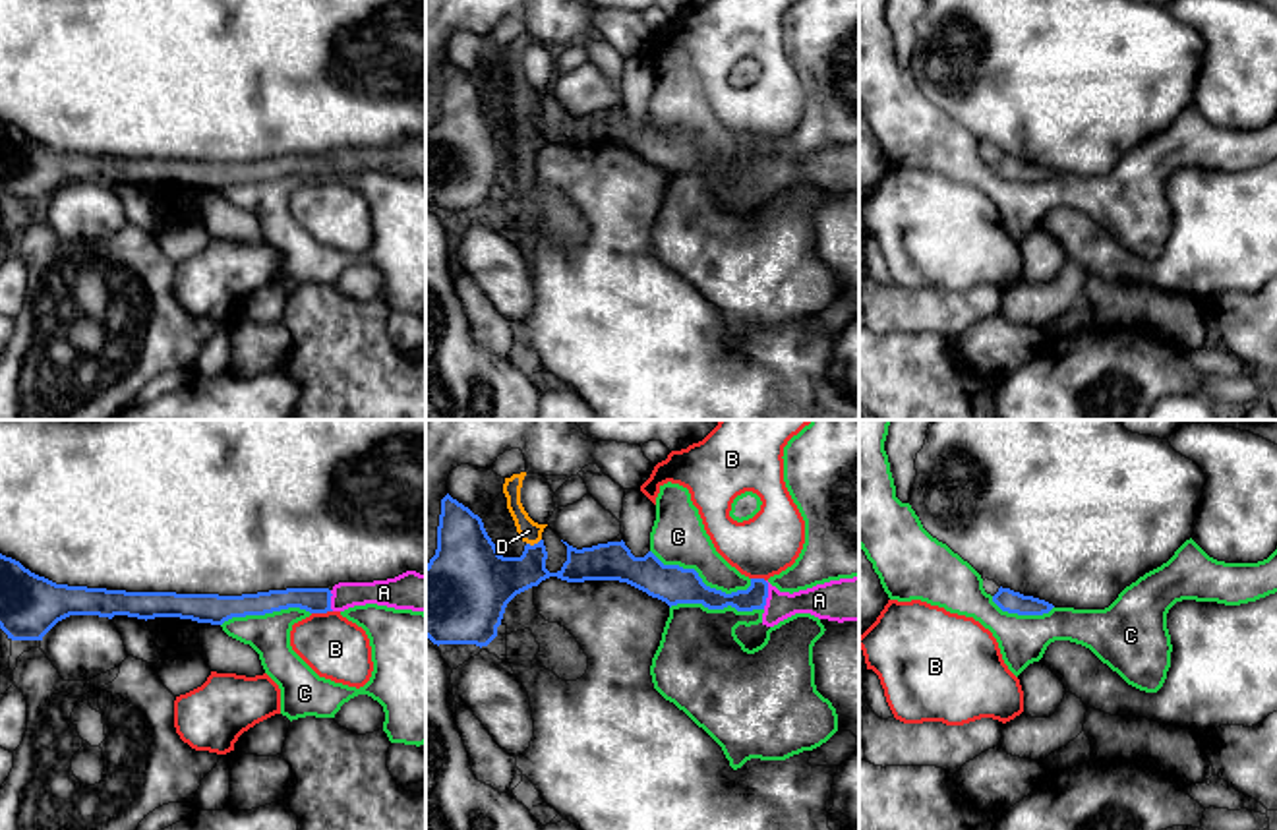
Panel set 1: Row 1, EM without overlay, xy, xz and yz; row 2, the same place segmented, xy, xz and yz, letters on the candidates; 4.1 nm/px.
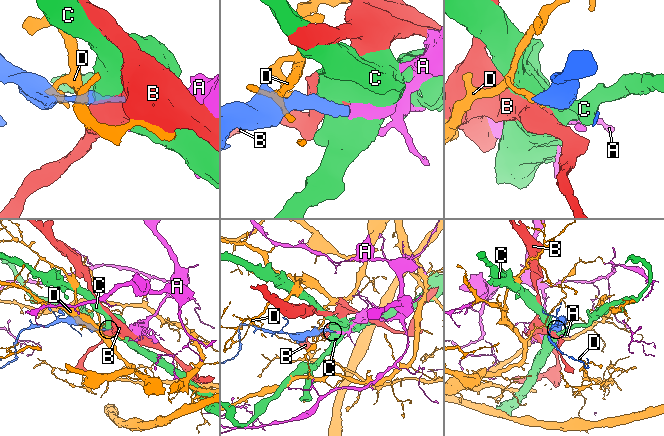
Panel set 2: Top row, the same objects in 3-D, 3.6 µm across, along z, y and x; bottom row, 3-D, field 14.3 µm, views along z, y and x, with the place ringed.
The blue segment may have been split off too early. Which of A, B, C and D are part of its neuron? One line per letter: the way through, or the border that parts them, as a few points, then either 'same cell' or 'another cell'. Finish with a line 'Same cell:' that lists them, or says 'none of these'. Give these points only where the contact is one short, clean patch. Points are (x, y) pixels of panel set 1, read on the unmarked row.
A: across xz (755, 163), (767, 161), (827, 167) | same cell
B: along xy (331, 177), (312, 180) | another cell
C: another cell
D: along xz (540, 105), (527, 111) | another cell
Same cell: A

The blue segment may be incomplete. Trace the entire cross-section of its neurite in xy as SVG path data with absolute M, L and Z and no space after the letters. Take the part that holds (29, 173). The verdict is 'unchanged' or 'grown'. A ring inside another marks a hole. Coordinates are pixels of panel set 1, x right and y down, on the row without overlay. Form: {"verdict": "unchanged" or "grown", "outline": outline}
{"verdict": "grown", "outline": "M0 120L0 195L12 207L43 207L70 182L112 186L180 184L223 192L232 184L265 182L288 174L310 180L344 178L377 170L426 180L426 141L406 137L395 145L373 149L339 149L329 155L286 155L242 163L126 159L56 151Z"}

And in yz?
{"verdict": "unchanged", "outline": "M998 155L998 159L993 163L993 168L1008 180L1018 180L1018 182L1043 182L1049 180L1054 172L1033 164L1033 163L1024 163L1020 159L1014 159L1010 155Z"}

